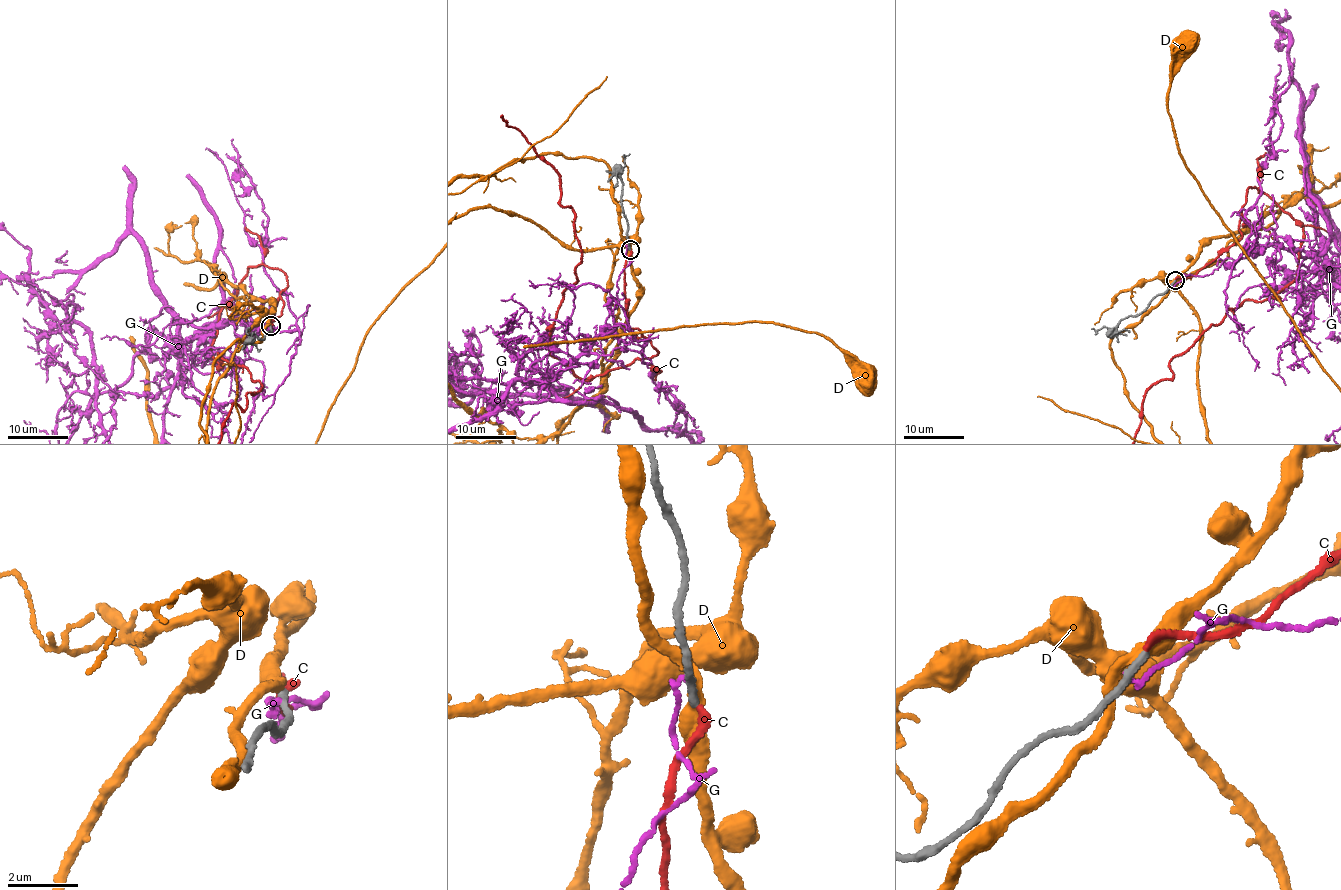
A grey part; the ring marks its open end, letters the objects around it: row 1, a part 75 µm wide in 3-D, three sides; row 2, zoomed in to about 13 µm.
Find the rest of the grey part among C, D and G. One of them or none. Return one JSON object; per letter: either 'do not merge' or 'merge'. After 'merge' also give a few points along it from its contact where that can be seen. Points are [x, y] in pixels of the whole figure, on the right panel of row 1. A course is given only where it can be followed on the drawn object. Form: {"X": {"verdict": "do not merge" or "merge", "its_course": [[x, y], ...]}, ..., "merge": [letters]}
{"C": {"verdict": "merge"}, "D": {"verdict": "do not merge"}, "G": {"verdict": "do not merge"}, "merge": ["C"]}

